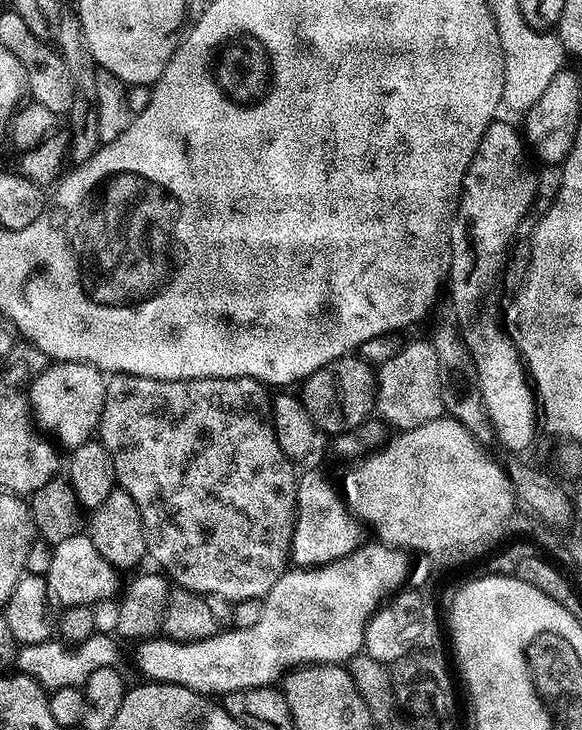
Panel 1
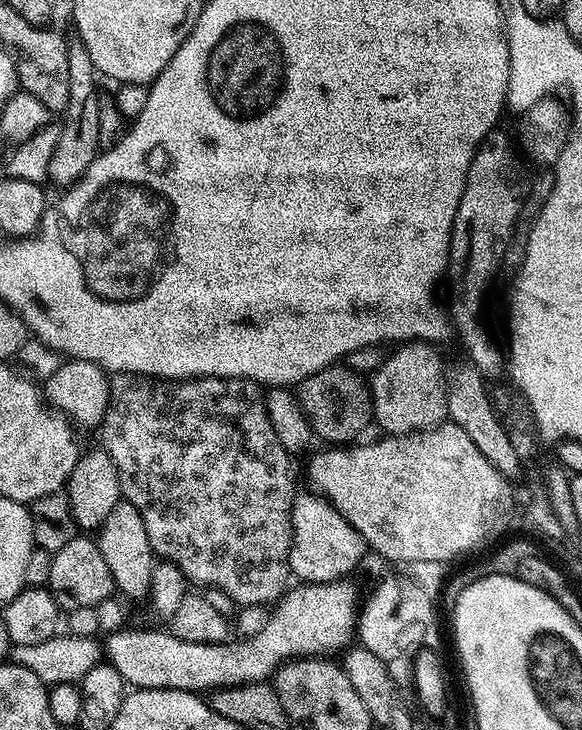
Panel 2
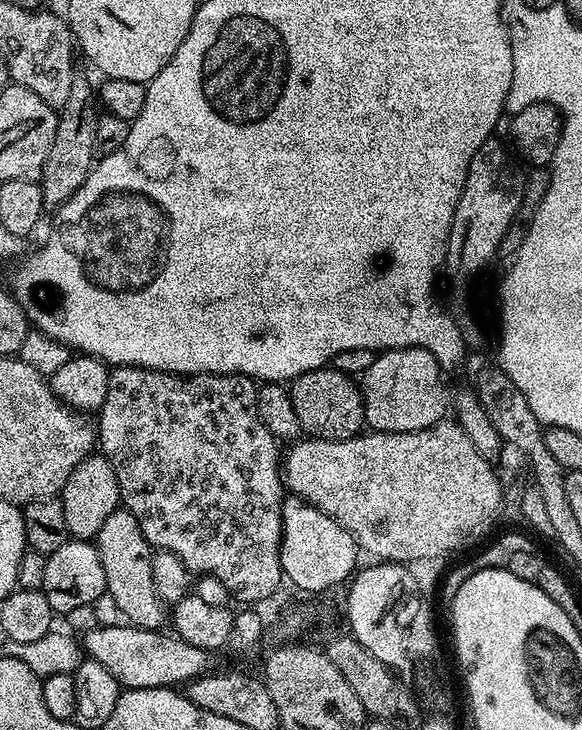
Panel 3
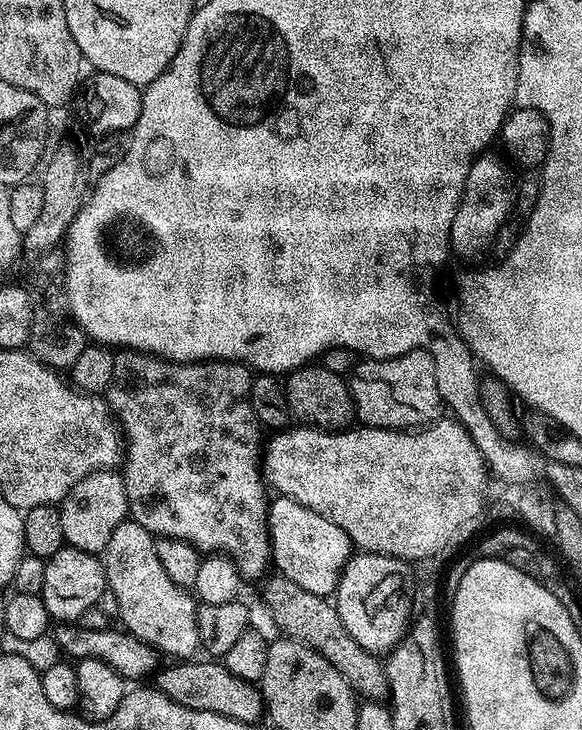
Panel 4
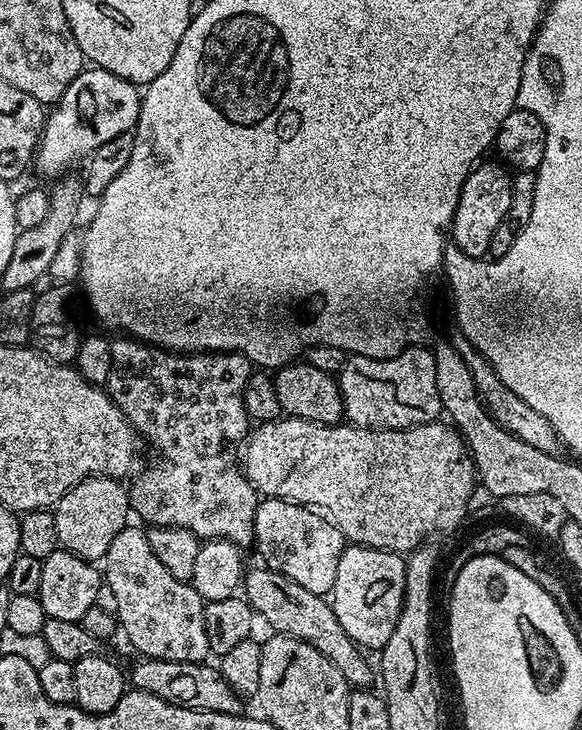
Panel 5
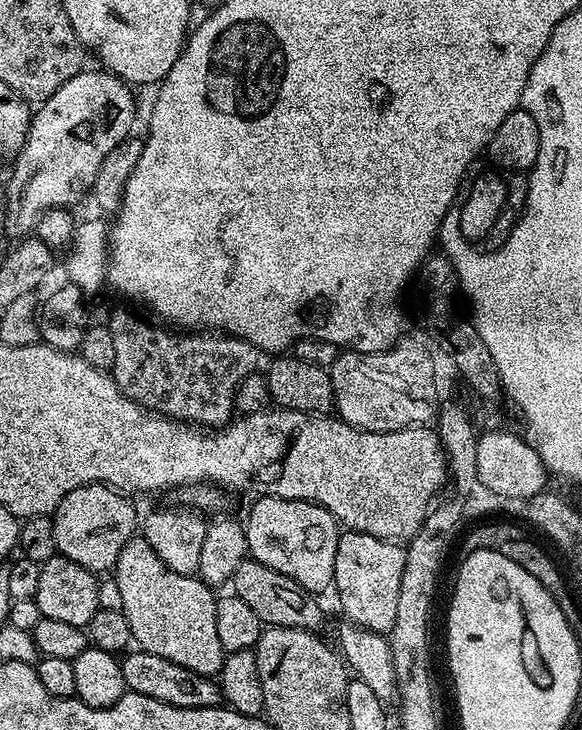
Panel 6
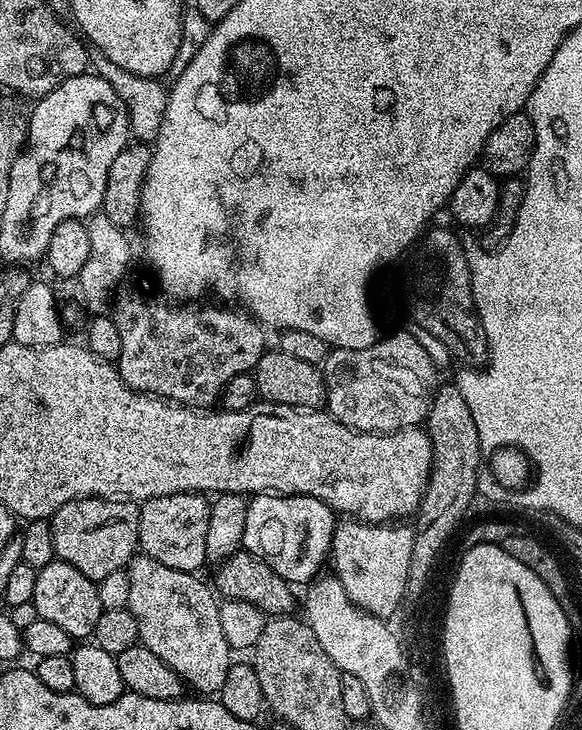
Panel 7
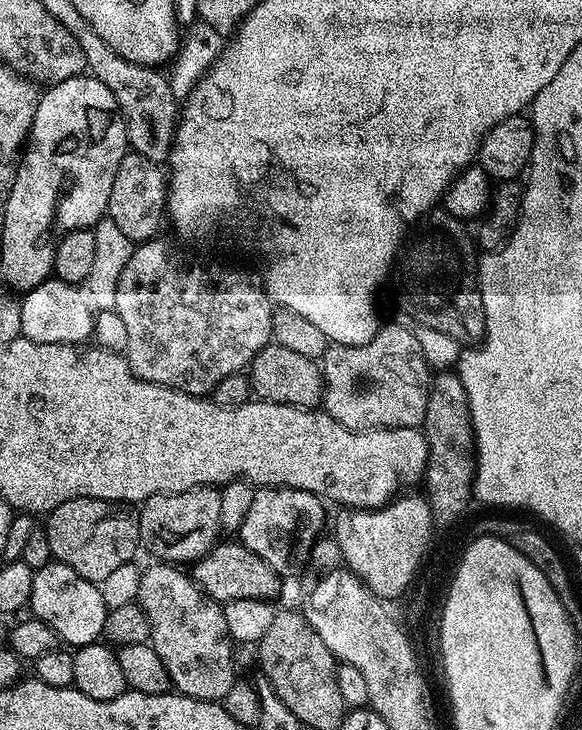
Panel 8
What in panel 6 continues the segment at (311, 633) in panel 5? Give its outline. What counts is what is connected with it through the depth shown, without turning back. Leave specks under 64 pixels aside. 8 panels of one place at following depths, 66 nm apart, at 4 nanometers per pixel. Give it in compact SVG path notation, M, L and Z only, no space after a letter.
M249 558L240 563L238 570L234 570L230 588L234 595L246 602L246 606L250 606L250 610L254 610L254 614L260 617L265 625L273 628L316 630L324 620L323 614L320 613L320 604L316 601L319 599L313 593L304 591L289 576L284 576L278 570L260 564L257 560Z

